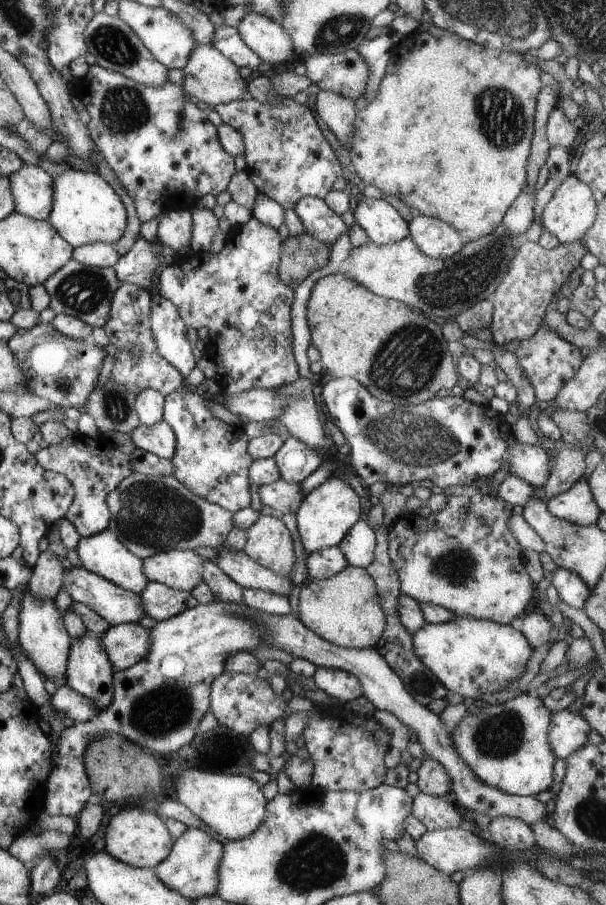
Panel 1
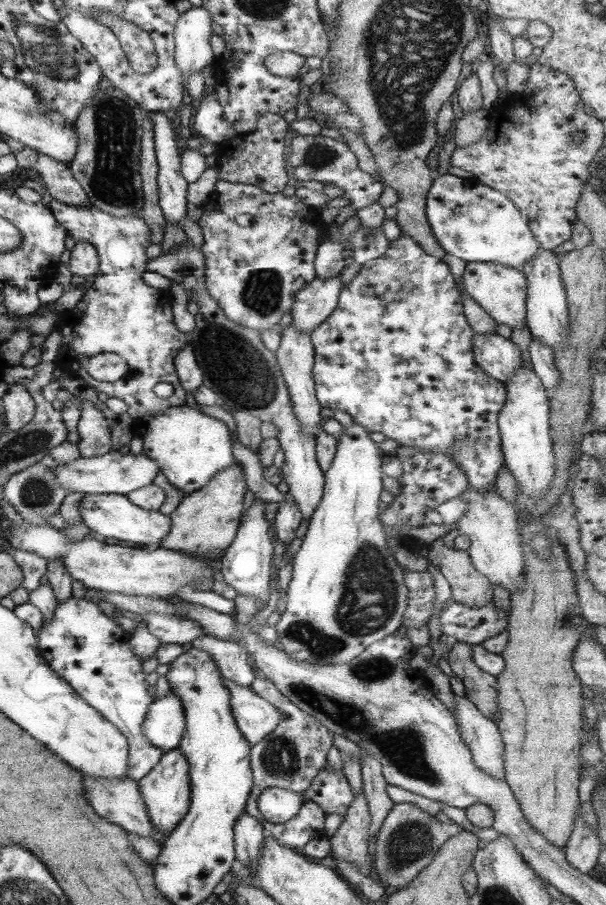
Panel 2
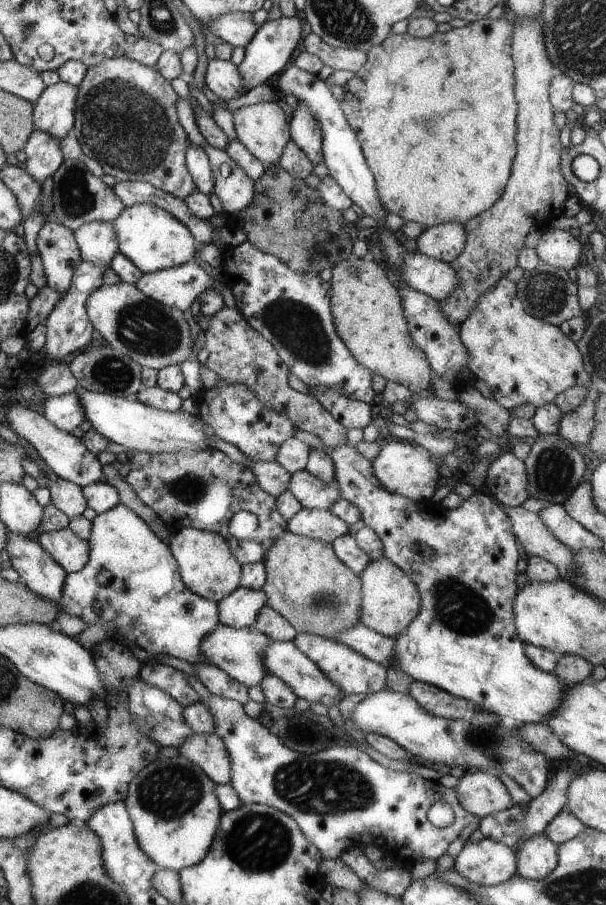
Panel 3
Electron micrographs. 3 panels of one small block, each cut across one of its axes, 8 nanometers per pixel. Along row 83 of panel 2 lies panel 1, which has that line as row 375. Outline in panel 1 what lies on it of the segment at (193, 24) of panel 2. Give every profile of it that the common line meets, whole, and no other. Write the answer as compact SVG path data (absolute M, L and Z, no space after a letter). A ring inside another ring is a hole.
M154 293L151 302L151 330L159 354L185 378L197 364L192 344L186 338L187 325L171 301Z

